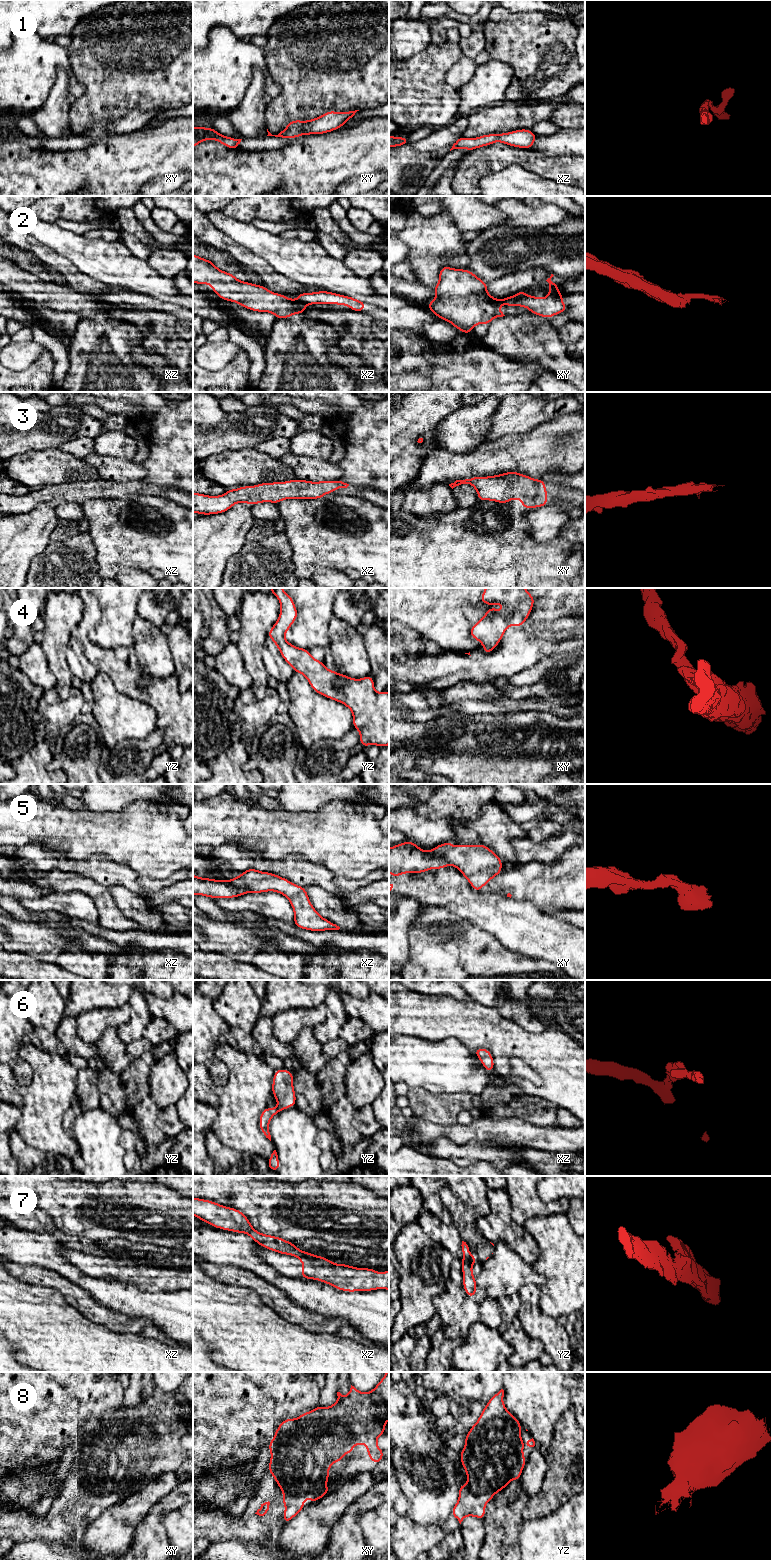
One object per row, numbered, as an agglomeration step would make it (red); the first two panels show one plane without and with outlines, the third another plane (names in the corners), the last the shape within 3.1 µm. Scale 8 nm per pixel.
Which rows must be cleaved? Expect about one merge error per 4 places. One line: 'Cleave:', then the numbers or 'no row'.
Cleave: 2, 5, 7

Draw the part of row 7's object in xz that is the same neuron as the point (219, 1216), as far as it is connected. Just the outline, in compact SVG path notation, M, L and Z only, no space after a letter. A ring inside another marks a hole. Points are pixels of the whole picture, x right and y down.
M193 1197L193 1215L215 1228L246 1233L260 1246L280 1254L309 1259L317 1257L312 1253L298 1249L293 1242L258 1232L252 1227L244 1213L235 1208L223 1206L211 1200Z

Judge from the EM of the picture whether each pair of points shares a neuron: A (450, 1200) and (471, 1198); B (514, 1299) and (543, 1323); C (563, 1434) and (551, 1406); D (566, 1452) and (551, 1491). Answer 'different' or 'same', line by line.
A: different
B: different
C: different
D: same

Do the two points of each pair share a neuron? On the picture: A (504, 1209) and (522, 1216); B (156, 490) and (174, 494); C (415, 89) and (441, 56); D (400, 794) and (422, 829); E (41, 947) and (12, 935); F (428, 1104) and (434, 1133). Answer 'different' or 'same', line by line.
A: different
B: same
C: same
D: different
E: same
F: different

